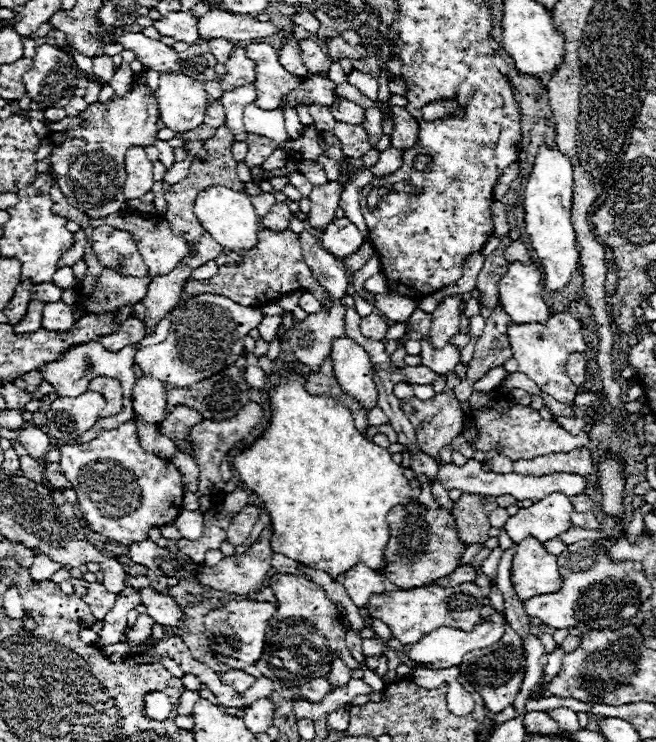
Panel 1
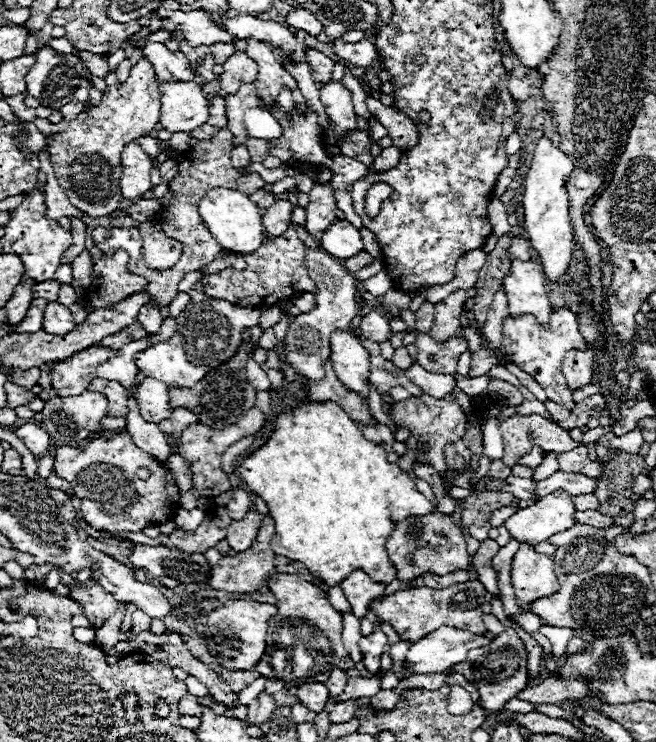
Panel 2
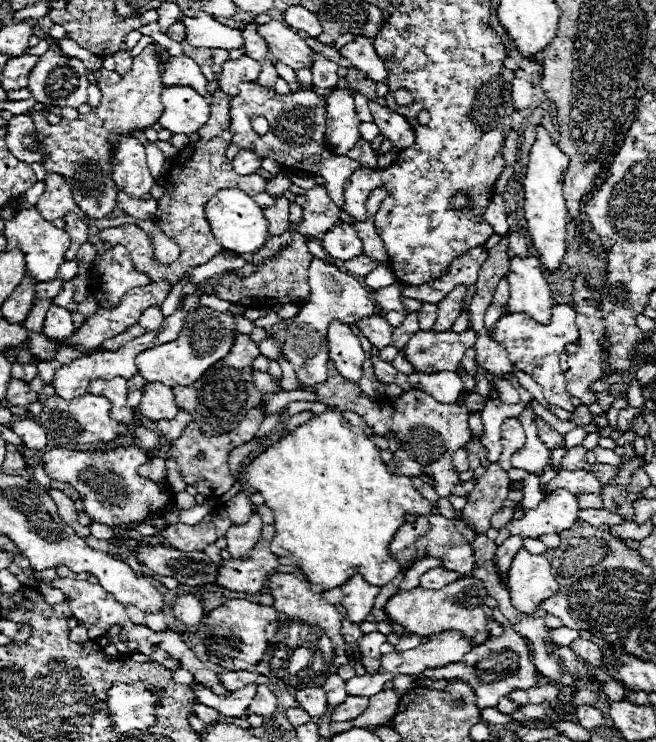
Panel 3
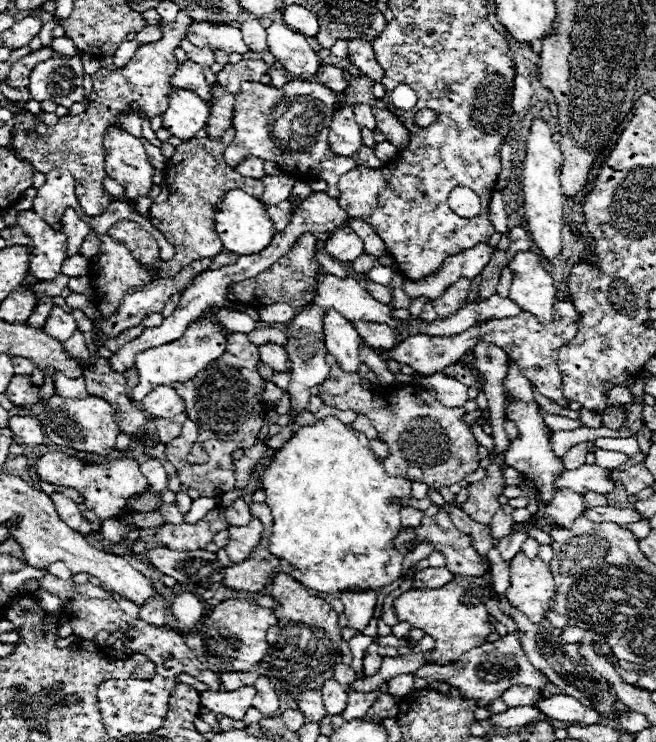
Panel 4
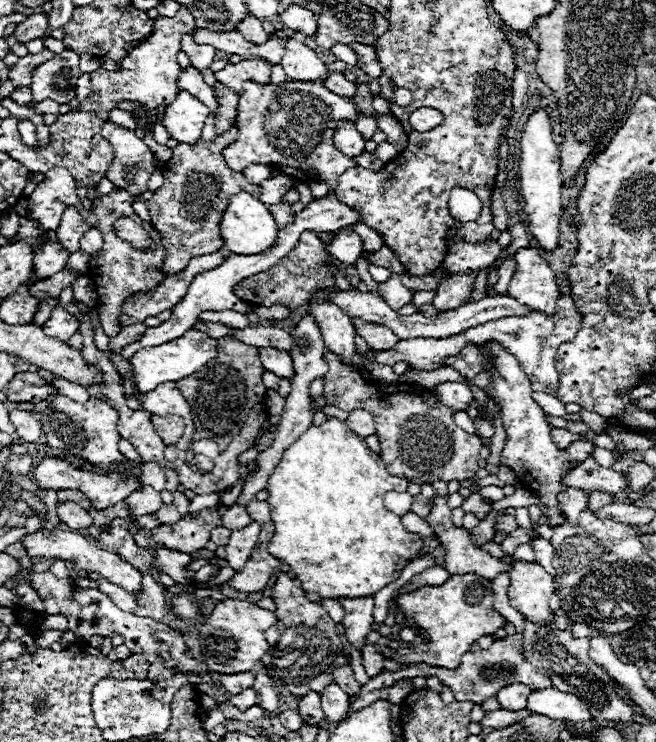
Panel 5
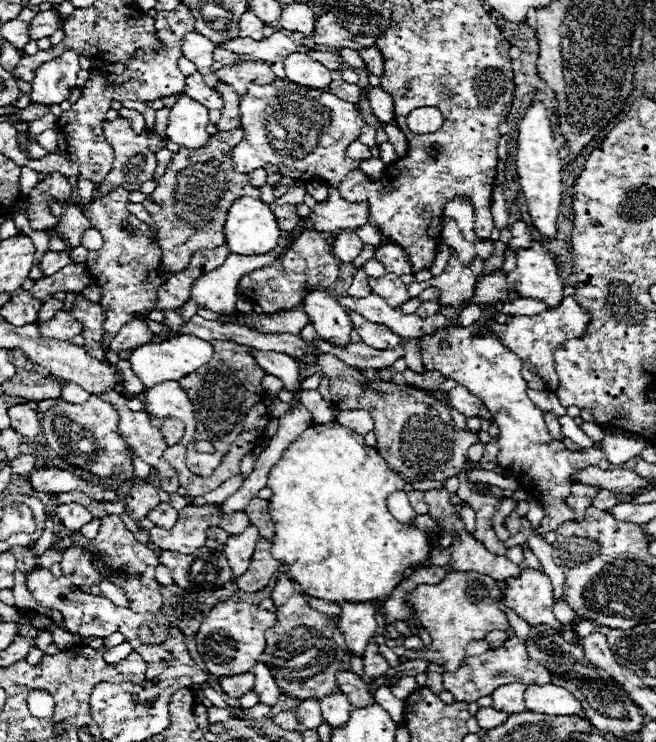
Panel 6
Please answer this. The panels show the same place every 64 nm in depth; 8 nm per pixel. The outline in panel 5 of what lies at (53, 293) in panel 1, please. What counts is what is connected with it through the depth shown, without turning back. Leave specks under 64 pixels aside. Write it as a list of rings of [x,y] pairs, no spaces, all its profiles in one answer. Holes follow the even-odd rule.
[[[62,270],[62,272],[54,274],[54,276],[46,278],[46,280],[34,282],[34,284],[30,286],[30,294],[32,294],[34,298],[38,298],[38,300],[44,300],[44,298],[58,298],[60,292],[62,292],[66,286],[72,286],[72,282],[74,282],[76,278],[80,278],[80,274]]]

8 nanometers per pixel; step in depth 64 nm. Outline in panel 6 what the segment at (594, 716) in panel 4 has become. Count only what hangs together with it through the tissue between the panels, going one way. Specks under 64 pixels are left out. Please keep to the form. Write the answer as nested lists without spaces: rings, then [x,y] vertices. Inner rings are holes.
[[[554,684],[528,686],[524,692],[524,702],[528,710],[548,716],[584,716],[582,704],[568,690]]]

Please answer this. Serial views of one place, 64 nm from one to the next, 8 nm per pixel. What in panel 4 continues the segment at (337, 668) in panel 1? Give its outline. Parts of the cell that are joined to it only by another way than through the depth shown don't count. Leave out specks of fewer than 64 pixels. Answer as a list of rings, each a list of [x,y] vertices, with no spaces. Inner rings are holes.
[[[330,678],[330,680],[324,682],[322,698],[326,702],[324,706],[326,706],[326,712],[330,716],[338,716],[346,708],[346,696],[348,696],[348,692],[344,690],[344,686],[338,680]]]

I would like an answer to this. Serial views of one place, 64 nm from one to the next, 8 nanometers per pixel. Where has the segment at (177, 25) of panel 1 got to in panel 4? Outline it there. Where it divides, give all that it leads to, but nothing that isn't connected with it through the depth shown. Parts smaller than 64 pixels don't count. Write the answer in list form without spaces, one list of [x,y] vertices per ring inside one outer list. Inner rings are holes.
[[[194,22],[194,24],[190,24],[190,32],[186,34],[186,38],[192,44],[214,48],[214,50],[224,50],[228,54],[250,52],[250,48],[242,40],[242,32],[238,28],[226,26],[226,24]]]

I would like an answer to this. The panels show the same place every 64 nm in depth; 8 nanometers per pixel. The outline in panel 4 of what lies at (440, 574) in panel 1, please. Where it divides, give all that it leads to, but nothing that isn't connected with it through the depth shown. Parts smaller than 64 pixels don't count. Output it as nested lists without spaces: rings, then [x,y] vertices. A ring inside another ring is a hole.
[[[438,510],[438,514],[434,516],[423,517],[421,524],[417,528],[403,528],[400,532],[400,536],[394,540],[394,546],[400,550],[404,548],[408,542],[416,542],[416,544],[422,544],[422,542],[432,542],[434,544],[434,550],[436,552],[442,552],[446,556],[446,568],[456,574],[456,576],[480,576],[484,572],[484,568],[488,566],[486,562],[480,560],[480,556],[476,554],[476,550],[472,548],[470,544],[470,538],[460,532],[452,520],[448,518],[448,514],[444,510]]]

